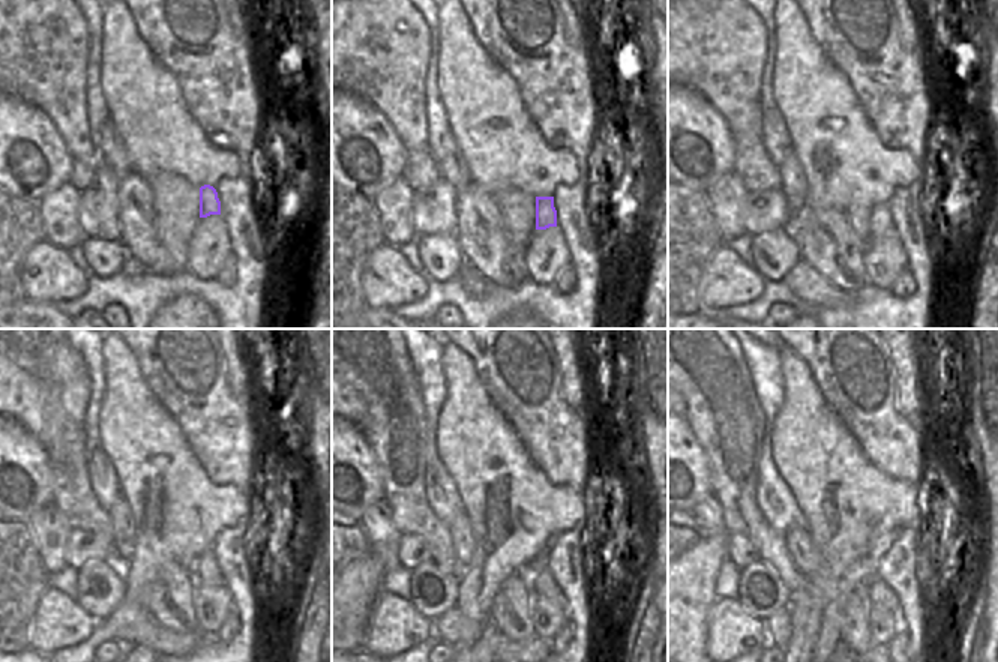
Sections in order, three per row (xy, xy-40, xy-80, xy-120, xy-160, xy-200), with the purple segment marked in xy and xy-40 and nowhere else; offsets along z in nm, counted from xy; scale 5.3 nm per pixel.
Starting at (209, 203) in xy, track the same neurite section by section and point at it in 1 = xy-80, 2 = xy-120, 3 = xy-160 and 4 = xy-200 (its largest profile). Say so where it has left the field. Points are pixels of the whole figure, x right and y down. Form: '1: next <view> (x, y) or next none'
1: next xy-80 (880, 221)
2: next xy-120 (204, 569)
3: next xy-160 (545, 586)
4: next xy-200 (880, 595)

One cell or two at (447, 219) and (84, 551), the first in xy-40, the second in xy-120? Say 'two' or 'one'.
one

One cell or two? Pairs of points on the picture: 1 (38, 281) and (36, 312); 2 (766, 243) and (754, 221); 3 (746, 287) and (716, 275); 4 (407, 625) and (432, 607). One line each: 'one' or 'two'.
1: two
2: two
3: one
4: two

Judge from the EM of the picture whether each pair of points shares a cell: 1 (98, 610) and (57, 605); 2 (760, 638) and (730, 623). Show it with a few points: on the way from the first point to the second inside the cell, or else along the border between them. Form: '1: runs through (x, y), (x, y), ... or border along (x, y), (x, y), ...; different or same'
1: border along (74, 601), (93, 620); different
2: runs through (752, 632), (737, 631); same

